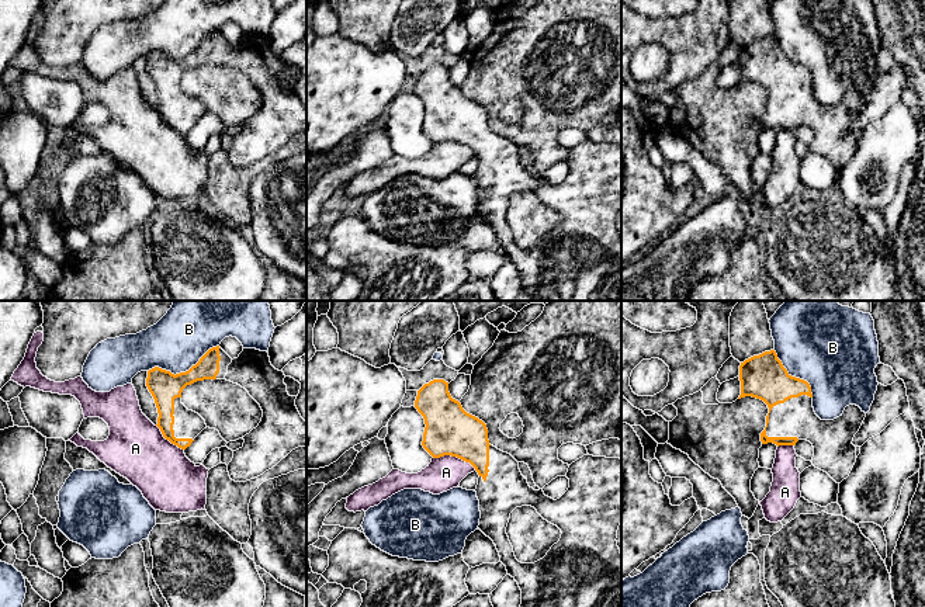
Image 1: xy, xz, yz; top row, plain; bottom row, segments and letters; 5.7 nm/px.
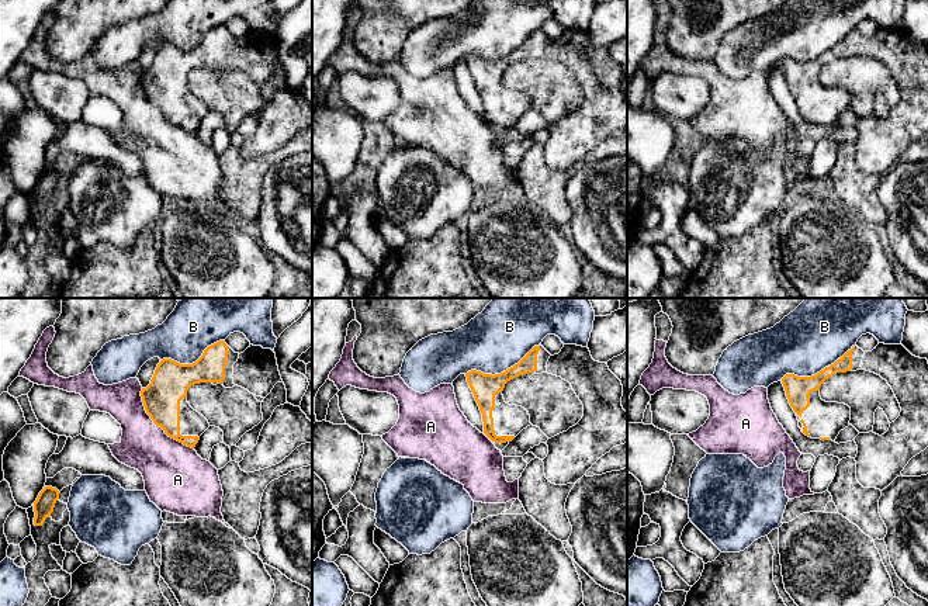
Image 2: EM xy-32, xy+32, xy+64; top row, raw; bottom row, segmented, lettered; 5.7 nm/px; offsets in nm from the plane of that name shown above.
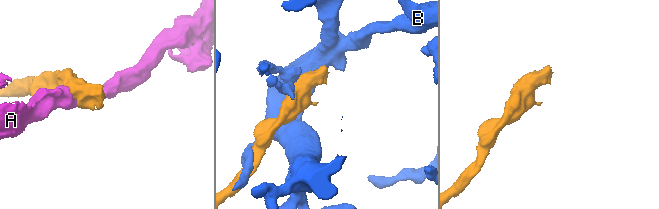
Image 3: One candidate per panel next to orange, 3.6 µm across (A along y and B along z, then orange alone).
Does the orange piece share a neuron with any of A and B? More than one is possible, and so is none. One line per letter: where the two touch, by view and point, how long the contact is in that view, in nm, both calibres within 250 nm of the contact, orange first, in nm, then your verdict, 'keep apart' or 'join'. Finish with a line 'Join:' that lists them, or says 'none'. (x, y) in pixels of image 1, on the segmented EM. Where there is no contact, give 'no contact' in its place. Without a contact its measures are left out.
A: contact xz (454, 455); length 260 nm; calibres 280 and 190 nm; keep apart
B: contact xy (183, 373); length 440 nm; calibres 180 and 320 nm; keep apart
Join: none

